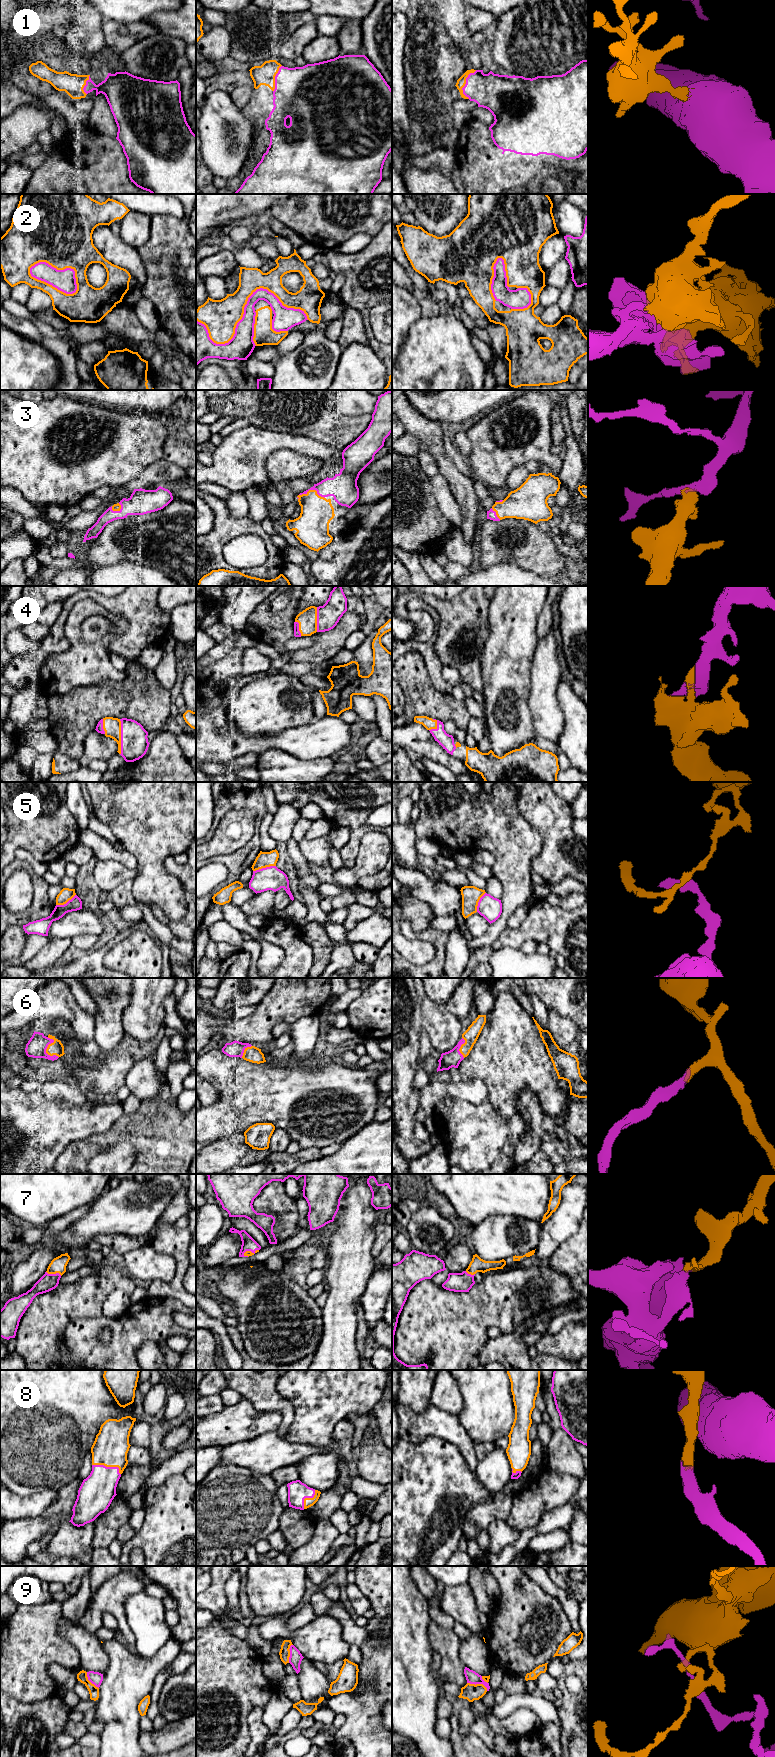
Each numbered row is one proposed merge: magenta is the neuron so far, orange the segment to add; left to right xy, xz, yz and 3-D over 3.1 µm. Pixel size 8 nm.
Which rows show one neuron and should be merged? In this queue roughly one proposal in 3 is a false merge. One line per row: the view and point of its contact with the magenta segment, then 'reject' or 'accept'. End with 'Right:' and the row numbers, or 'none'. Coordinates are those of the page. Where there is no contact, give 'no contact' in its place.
1: yz (466, 83) | accept
2: xz (244, 308) | accept
3: xz (312, 489) | accept
4: xy (121, 737) | accept
5: xz (264, 868) | reject
6: xy (46, 1048) | accept
7: xy (54, 1274) | accept
8: xy (108, 1467) | accept
9: yz (478, 1683) | reject
Right: 1, 2, 3, 4, 6, 7, 8

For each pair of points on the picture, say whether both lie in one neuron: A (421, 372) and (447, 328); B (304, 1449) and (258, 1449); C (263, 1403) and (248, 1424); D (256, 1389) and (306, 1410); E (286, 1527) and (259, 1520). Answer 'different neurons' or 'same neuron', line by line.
A: same neuron
B: same neuron
C: different neurons
D: different neurons
E: different neurons

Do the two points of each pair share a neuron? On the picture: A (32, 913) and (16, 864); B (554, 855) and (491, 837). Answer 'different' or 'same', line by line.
A: same
B: different

